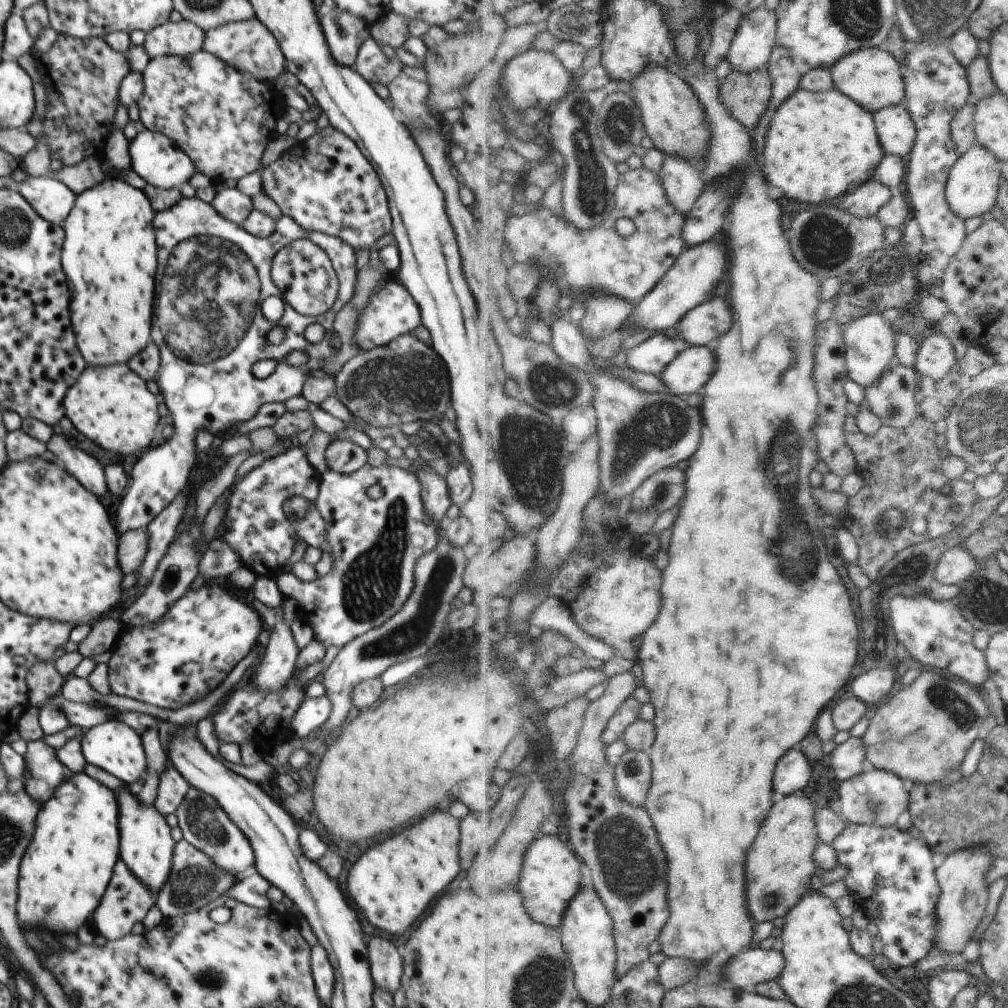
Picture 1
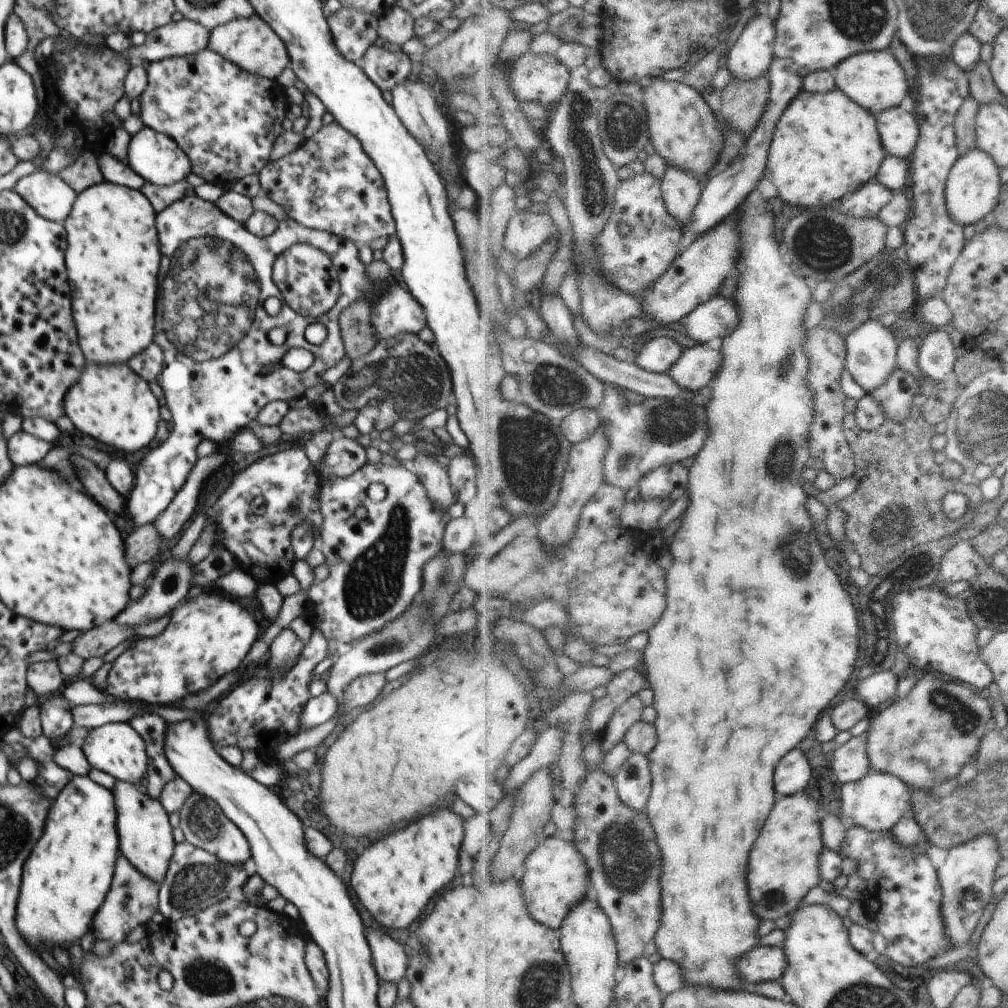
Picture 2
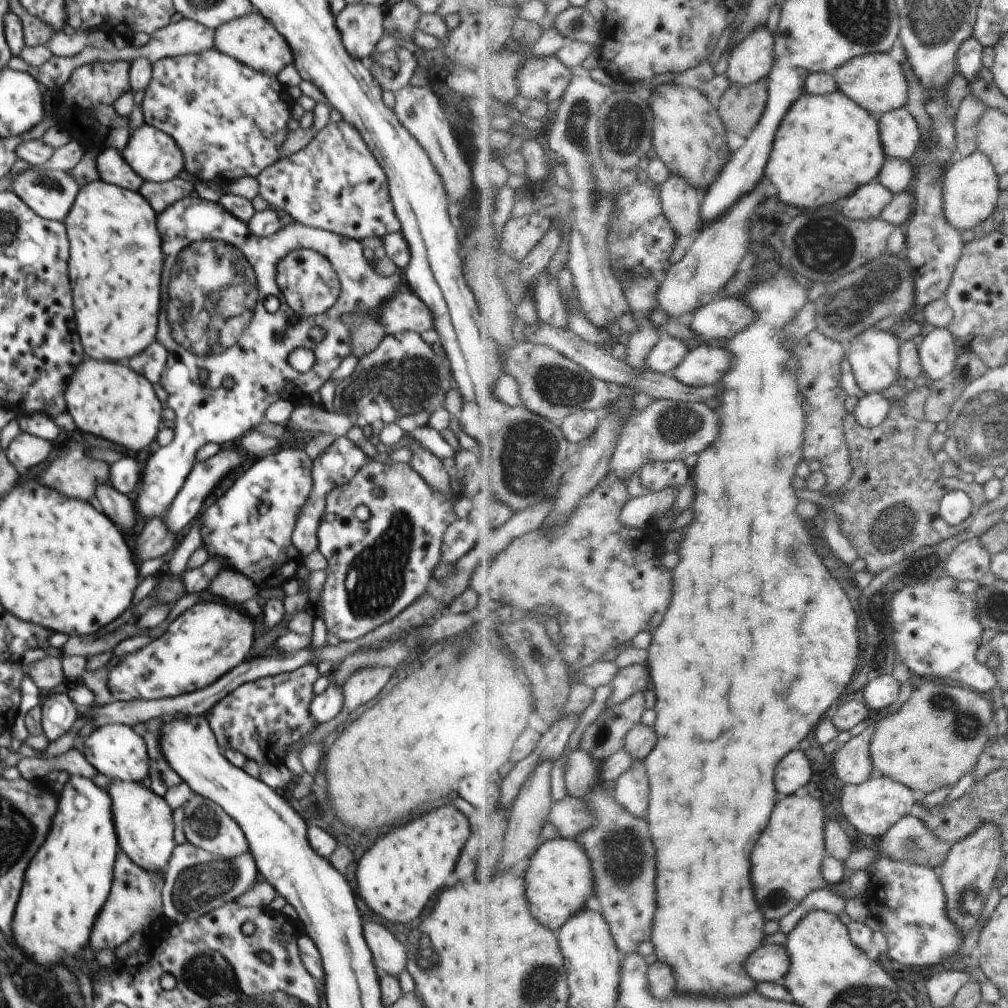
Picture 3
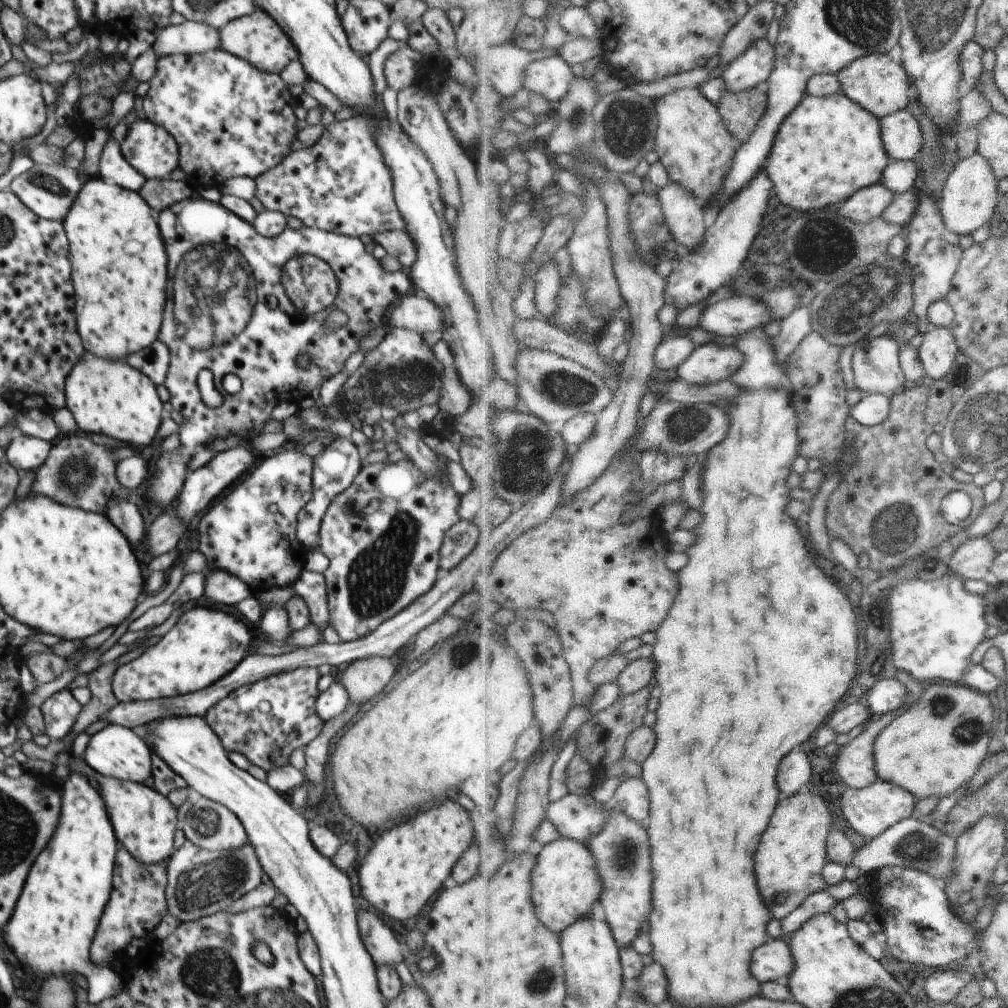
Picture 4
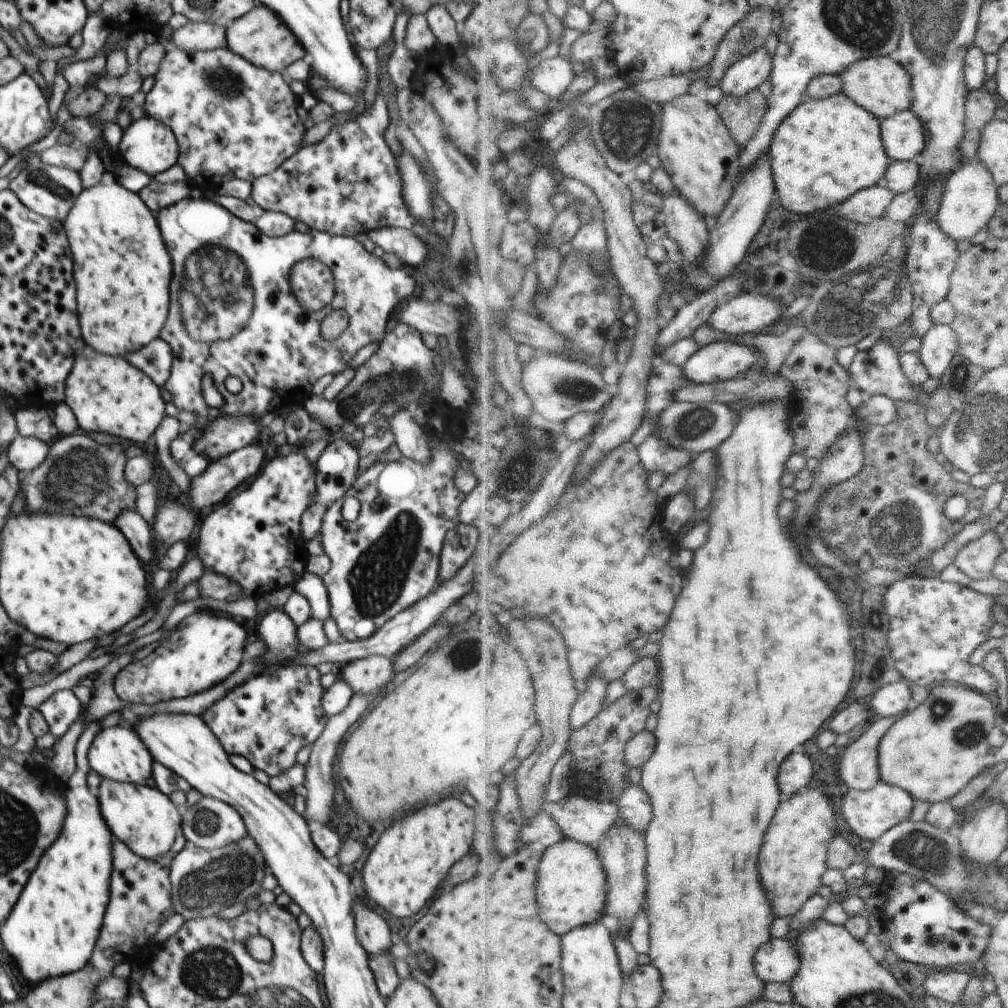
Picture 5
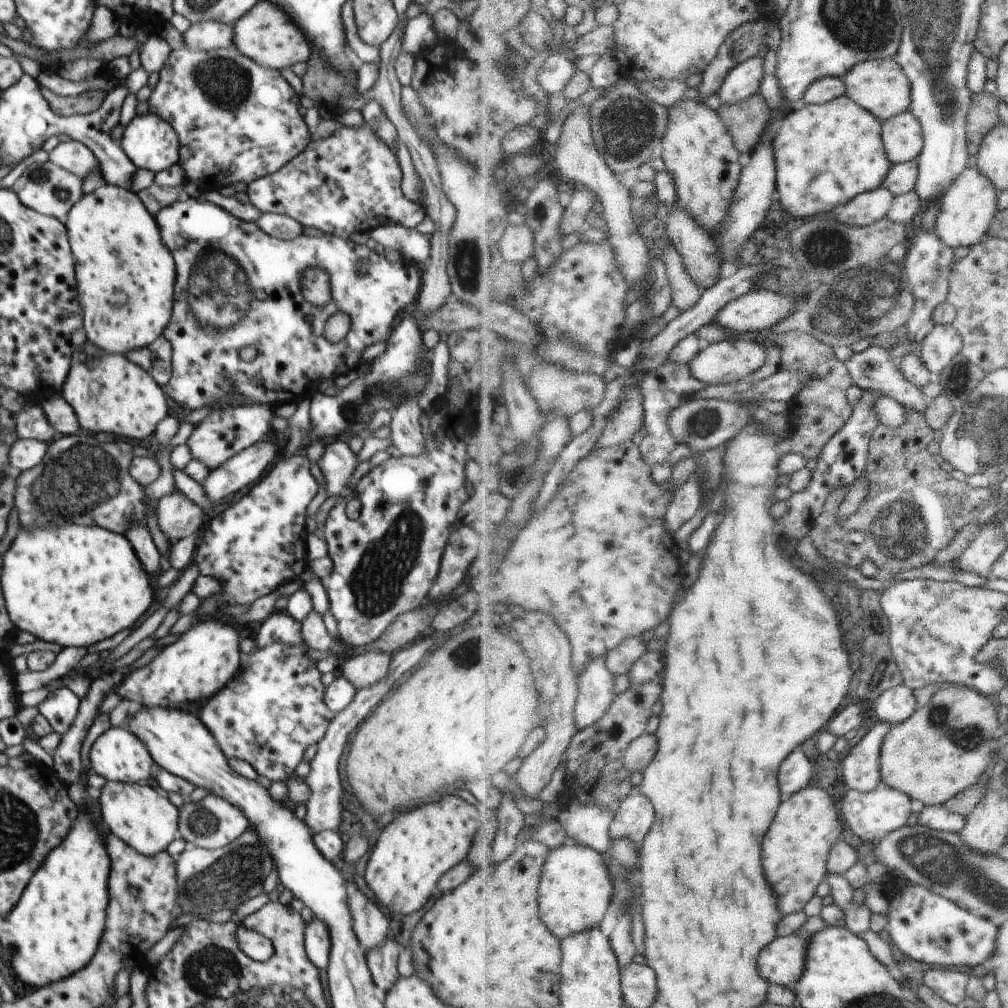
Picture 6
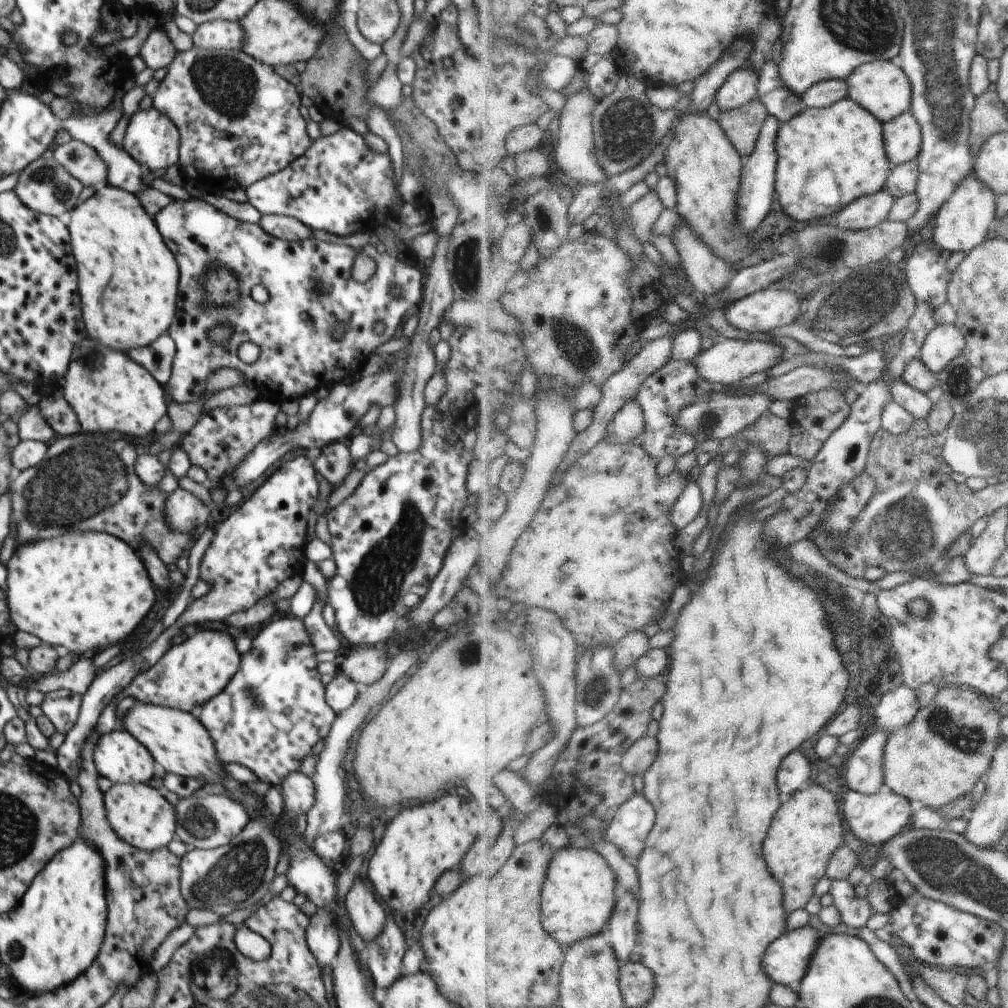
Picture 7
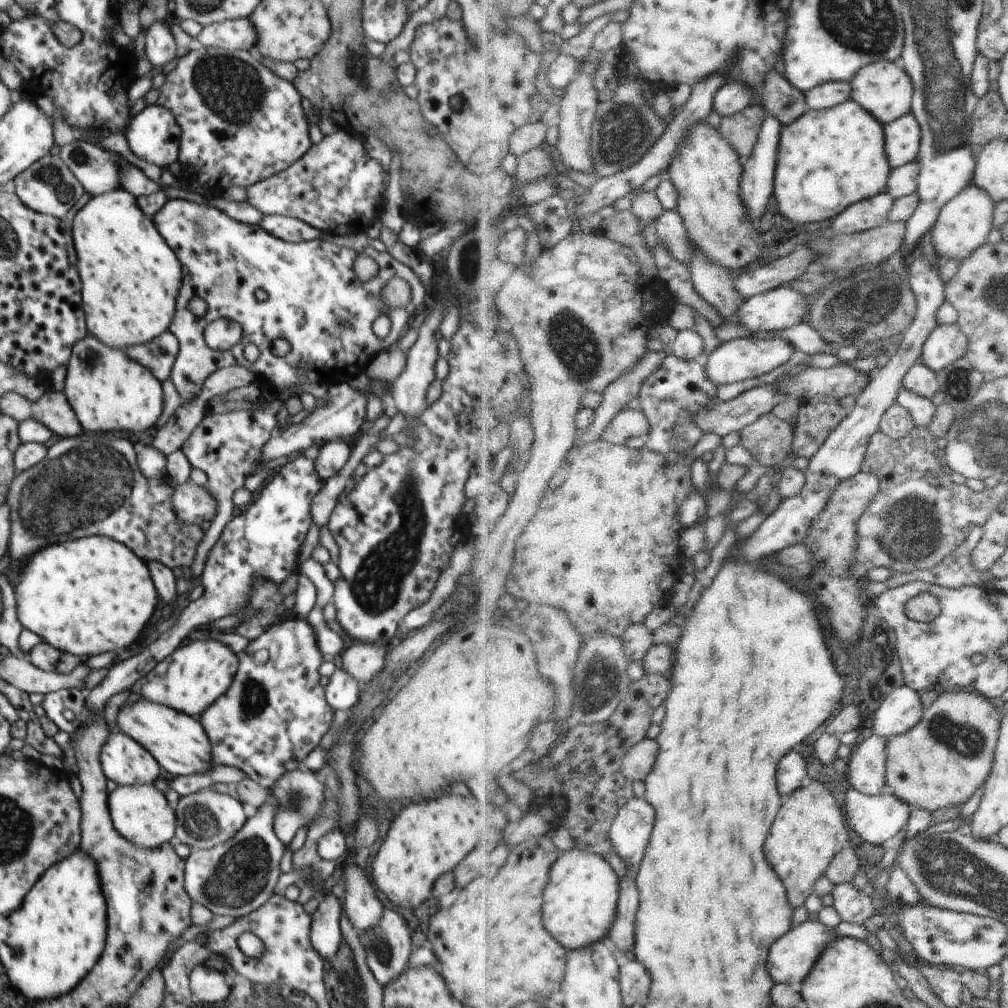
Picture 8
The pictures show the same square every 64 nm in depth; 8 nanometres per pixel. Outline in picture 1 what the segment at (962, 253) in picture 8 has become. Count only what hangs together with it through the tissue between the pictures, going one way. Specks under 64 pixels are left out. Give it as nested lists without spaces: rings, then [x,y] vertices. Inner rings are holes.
[[[975,144],[954,165],[946,186],[947,202],[960,219],[982,217],[997,202],[1003,166],[986,147]]]

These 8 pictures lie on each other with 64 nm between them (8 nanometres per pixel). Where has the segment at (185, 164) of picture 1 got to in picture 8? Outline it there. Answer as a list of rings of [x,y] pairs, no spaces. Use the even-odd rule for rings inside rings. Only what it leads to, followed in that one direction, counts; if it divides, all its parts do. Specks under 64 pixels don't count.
[[[160,104],[146,105],[130,119],[125,138],[132,152],[162,169],[179,156],[181,128],[174,114]]]

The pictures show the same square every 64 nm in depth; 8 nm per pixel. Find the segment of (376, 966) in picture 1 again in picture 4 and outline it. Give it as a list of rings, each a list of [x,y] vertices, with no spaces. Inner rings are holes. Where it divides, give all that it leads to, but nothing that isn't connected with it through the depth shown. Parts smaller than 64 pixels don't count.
[[[360,907],[357,911],[360,938],[375,964],[394,967],[400,964],[405,956],[390,927],[372,912]]]

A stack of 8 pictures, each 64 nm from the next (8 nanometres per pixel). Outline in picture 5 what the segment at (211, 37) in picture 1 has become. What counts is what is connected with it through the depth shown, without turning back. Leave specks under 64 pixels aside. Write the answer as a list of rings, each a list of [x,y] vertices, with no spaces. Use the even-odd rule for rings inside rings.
[[[256,4],[244,17],[238,18],[225,30],[227,48],[256,67],[280,73],[293,62],[305,59],[303,47],[292,32],[266,6]]]

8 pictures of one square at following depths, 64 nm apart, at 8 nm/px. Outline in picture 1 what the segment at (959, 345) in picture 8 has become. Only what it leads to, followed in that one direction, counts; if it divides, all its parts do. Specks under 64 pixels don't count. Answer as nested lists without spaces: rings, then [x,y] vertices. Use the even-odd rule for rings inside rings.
[[[934,329],[926,332],[916,370],[936,382],[944,379],[955,364],[955,348],[951,340]]]

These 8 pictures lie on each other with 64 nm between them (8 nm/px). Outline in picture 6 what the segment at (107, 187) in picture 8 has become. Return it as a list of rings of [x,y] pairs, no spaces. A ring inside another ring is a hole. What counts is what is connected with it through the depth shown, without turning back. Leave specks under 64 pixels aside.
[[[73,139],[59,143],[49,155],[49,162],[76,174],[82,180],[94,168],[100,170],[94,154],[84,144]]]

